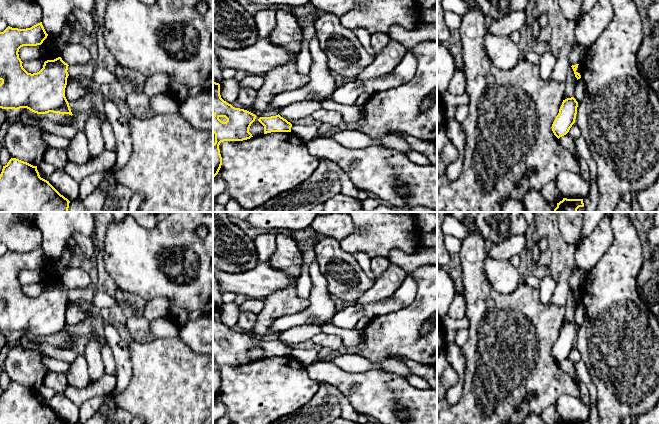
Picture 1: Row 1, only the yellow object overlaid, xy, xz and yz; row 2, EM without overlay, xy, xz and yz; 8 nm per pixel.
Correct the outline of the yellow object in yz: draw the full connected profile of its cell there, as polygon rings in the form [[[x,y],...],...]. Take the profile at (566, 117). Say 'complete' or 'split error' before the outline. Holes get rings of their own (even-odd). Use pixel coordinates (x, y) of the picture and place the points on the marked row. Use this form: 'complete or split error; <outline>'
complete; [[[574,97],[563,100],[562,105],[559,109],[559,113],[556,116],[551,127],[554,135],[558,139],[566,135],[572,125],[575,123],[577,107],[578,102]]]

